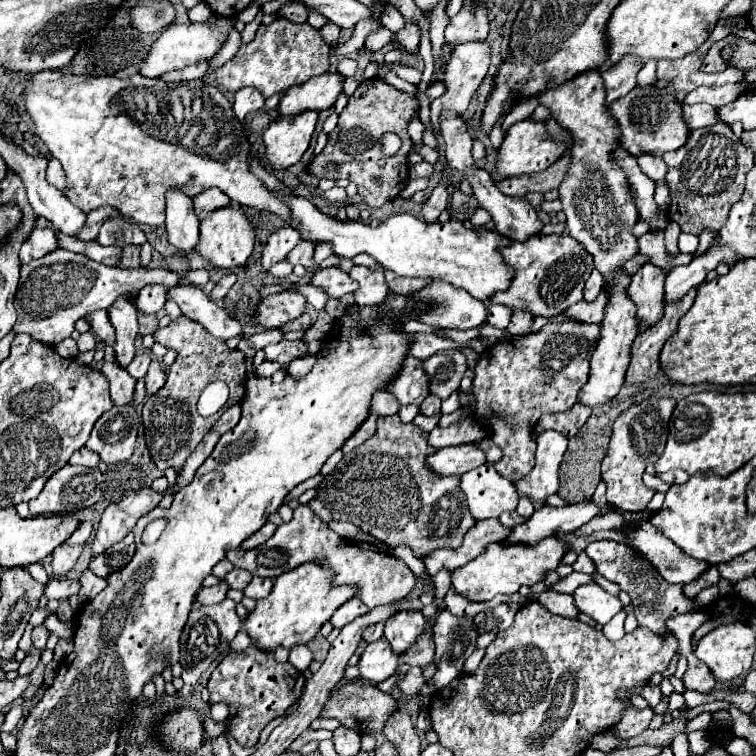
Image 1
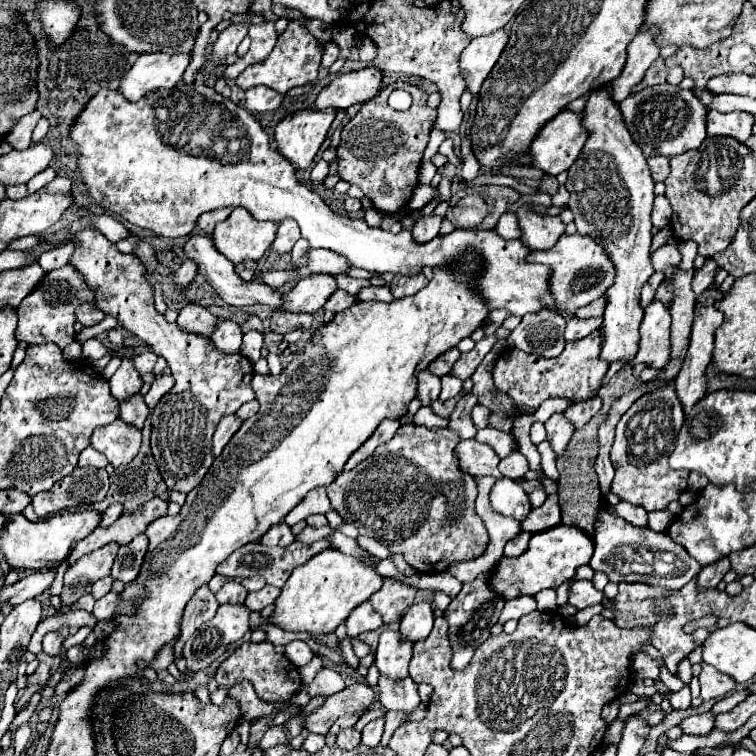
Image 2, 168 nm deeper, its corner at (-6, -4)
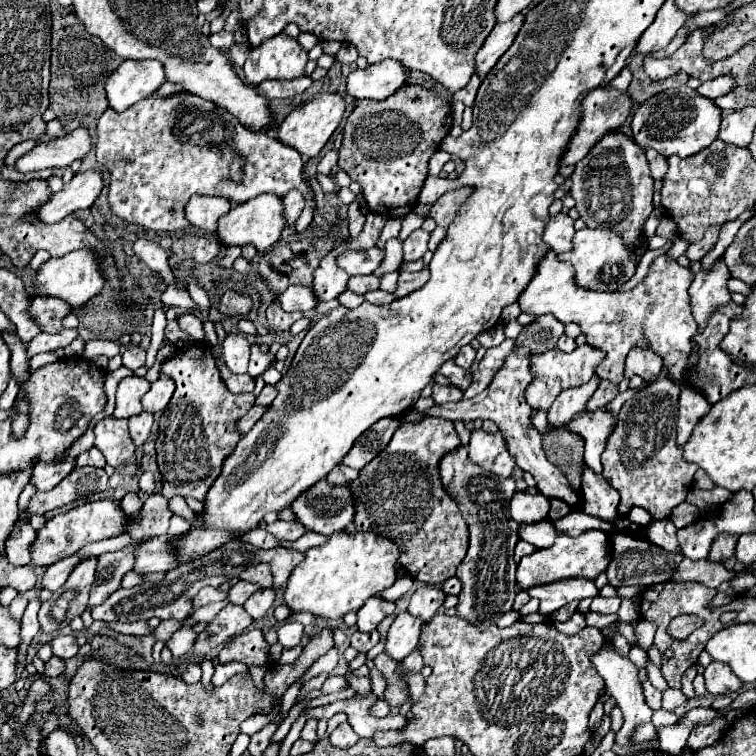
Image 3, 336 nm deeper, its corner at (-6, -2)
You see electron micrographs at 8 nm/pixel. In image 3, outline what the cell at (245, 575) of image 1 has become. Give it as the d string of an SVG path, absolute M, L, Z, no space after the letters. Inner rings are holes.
M259 563L255 567L247 567L245 571L239 573L239 579L243 581L251 581L251 583L259 583L261 587L273 587L273 575L269 565Z

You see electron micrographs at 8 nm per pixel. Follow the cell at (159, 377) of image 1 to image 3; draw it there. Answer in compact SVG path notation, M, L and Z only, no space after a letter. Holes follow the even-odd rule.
M169 377L157 379L157 381L151 385L151 389L143 395L143 409L149 411L149 413L159 413L159 411L163 411L163 409L167 407L167 403L169 403L173 391L175 391L173 379L169 379Z

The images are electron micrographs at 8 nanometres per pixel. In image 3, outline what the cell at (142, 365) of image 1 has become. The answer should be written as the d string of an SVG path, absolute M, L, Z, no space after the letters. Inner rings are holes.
M131 345L125 353L123 353L123 365L131 371L139 369L145 365L145 349L137 347L137 345Z

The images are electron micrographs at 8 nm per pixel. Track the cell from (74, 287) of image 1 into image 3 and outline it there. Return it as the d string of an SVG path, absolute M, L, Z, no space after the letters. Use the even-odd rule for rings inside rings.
M37 297L31 303L31 315L43 327L45 333L59 333L63 329L63 317L69 315L71 307L67 301L57 297Z

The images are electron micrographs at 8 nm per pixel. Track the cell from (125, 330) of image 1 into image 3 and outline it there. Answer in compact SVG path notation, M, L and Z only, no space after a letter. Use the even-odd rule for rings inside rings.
M125 377L117 387L117 405L113 417L117 419L129 419L139 413L143 413L141 397L147 393L149 383L145 377Z

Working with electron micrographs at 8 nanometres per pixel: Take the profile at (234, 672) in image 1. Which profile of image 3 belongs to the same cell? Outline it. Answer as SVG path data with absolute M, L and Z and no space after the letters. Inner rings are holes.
M247 629L219 651L219 663L241 661L247 665L269 665L269 643L259 629Z

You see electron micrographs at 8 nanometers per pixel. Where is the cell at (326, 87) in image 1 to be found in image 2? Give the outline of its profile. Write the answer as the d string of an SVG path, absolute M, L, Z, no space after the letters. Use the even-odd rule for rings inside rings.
M365 67L359 71L343 73L335 77L327 87L317 95L313 109L347 109L355 103L369 101L381 89L381 71L375 67Z

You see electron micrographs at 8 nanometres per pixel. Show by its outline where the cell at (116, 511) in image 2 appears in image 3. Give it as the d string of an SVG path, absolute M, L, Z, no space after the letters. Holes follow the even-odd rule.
M129 493L129 495L125 495L121 499L121 507L123 507L123 511L127 515L137 515L141 511L141 507L143 507L143 501L139 499L137 493Z

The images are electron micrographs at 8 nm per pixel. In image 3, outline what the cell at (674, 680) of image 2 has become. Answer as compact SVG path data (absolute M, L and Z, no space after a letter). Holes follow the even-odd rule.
M637 617L635 621L631 621L635 637L637 637L637 645L643 647L645 651L653 645L653 635L655 635L655 623L647 621L643 617Z

